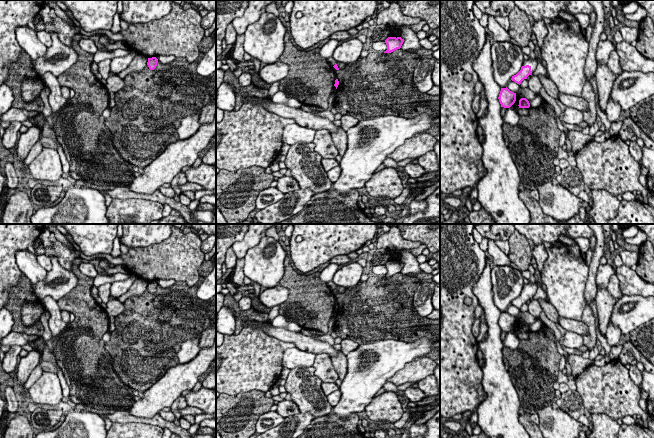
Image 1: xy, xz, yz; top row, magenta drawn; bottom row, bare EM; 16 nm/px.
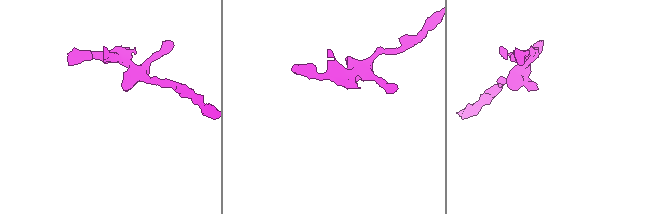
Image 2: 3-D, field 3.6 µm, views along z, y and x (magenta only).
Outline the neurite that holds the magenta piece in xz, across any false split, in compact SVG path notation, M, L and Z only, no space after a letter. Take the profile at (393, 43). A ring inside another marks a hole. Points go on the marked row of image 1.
M388 37L385 40L385 43L387 45L387 50L384 53L391 53L397 49L400 49L402 44L404 42L404 39L401 37Z

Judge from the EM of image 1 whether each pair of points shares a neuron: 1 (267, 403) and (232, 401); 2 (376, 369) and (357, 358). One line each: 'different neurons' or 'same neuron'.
1: same neuron
2: same neuron

